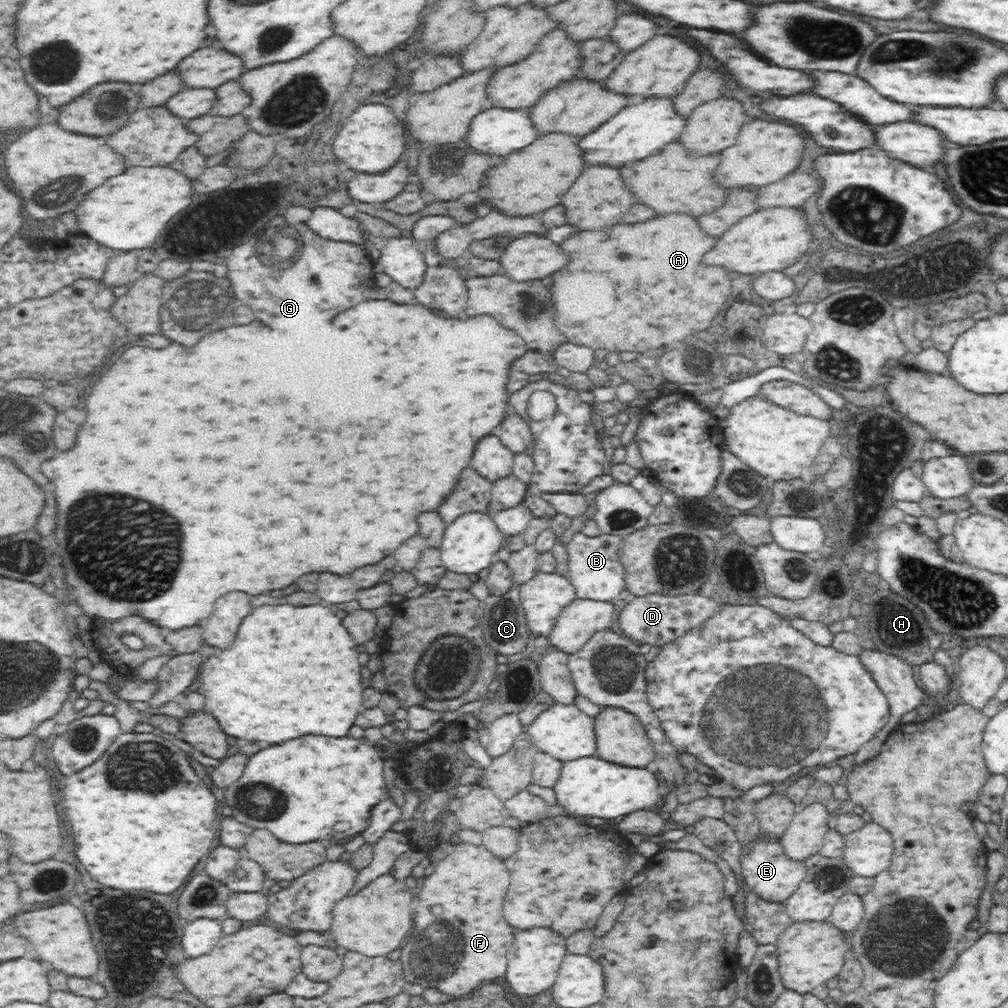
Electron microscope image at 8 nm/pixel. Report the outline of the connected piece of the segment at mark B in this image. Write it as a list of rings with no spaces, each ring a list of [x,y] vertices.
[[[576,532],[567,545],[568,574],[567,577],[576,590],[577,598],[597,601],[614,601],[625,587],[625,573],[620,561],[619,549],[624,537],[613,534],[586,536]]]

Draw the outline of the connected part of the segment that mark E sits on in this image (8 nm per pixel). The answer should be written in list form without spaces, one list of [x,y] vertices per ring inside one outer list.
[[[760,828],[760,834],[752,838],[752,844],[748,848],[741,848],[739,858],[739,874],[742,882],[751,891],[758,893],[760,897],[772,902],[784,902],[797,889],[797,886],[807,877],[807,868],[804,860],[788,857],[780,837],[768,837],[768,833]]]

